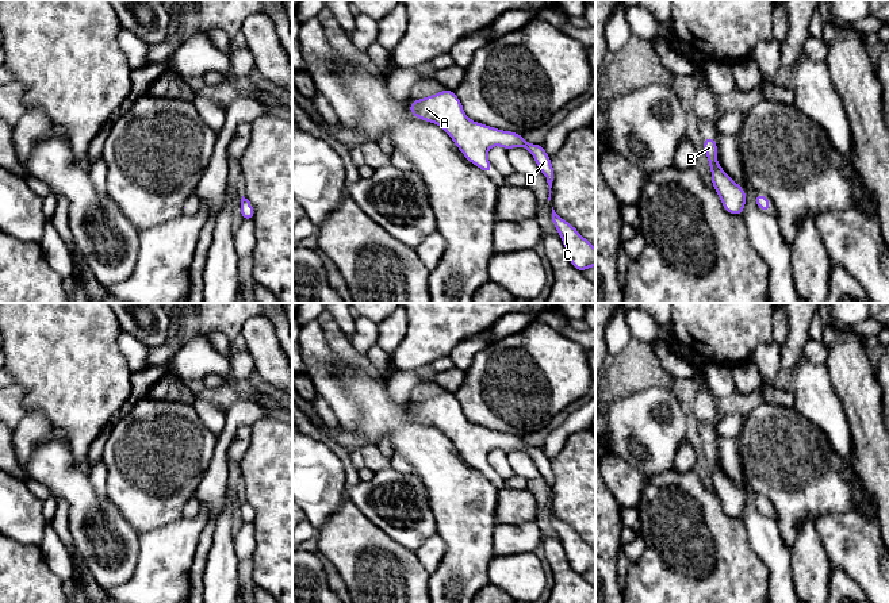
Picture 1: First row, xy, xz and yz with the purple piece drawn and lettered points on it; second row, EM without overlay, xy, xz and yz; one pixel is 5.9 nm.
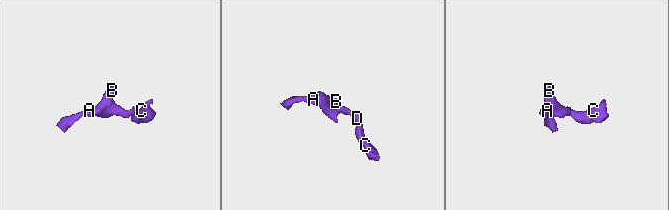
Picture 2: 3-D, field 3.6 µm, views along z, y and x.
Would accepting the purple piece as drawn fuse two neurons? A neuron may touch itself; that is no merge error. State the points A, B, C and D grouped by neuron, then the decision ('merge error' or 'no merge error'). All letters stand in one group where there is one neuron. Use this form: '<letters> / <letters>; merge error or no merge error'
A B C D; no merge error

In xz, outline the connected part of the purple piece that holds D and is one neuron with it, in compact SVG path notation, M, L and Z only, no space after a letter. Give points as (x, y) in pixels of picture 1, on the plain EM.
M444 392L432 399L413 403L411 407L409 408L409 414L411 415L413 419L421 423L430 425L430 426L440 429L452 441L456 450L463 456L467 464L480 471L487 477L490 477L493 473L491 465L488 464L488 460L487 460L487 454L490 450L501 449L506 453L510 453L518 449L525 450L533 458L540 472L540 476L543 476L544 480L547 481L547 485L549 488L548 504L551 503L553 471L552 471L551 460L544 453L543 448L534 448L534 446L526 445L524 439L518 435L494 431L483 426L471 423L464 416L463 407L459 403L459 400L455 397L453 392Z

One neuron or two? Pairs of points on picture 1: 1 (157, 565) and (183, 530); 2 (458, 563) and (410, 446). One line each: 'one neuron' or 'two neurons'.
1: one neuron
2: one neuron

